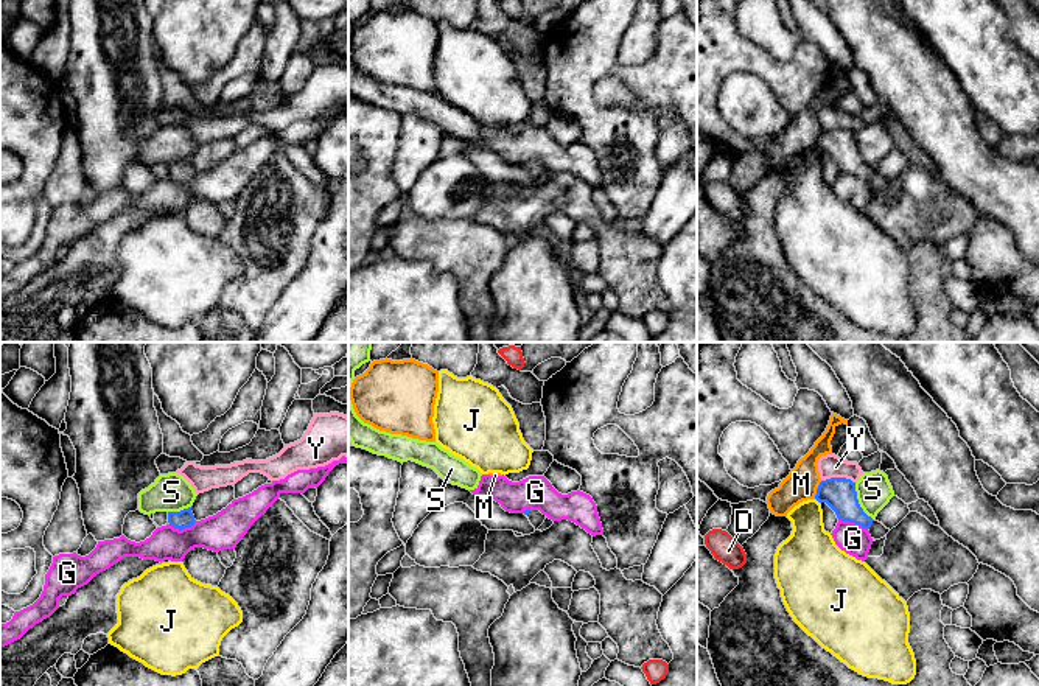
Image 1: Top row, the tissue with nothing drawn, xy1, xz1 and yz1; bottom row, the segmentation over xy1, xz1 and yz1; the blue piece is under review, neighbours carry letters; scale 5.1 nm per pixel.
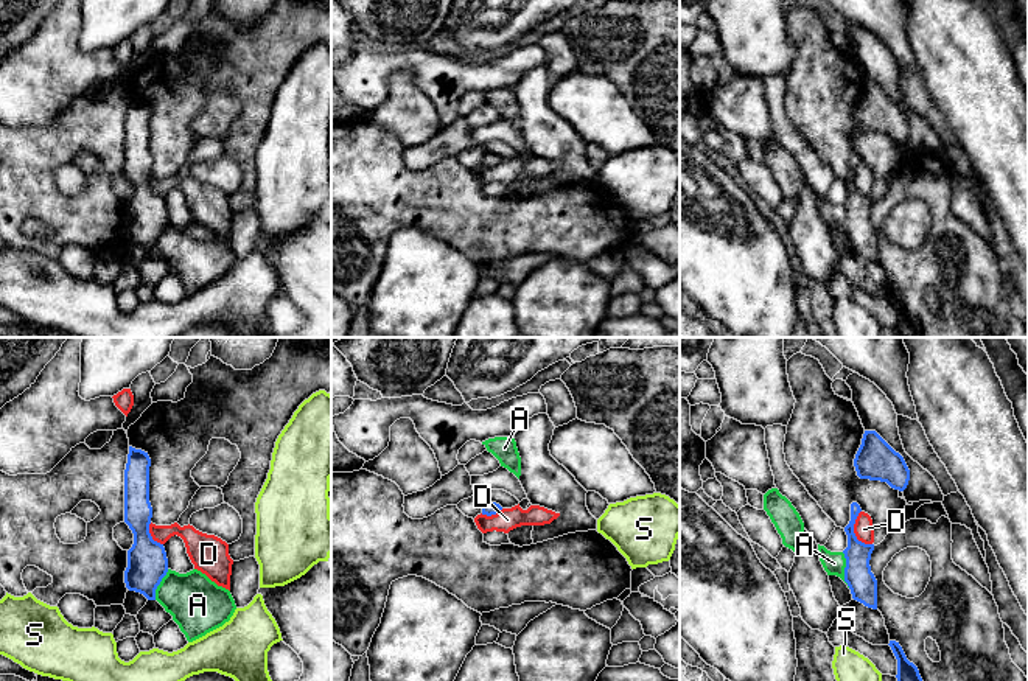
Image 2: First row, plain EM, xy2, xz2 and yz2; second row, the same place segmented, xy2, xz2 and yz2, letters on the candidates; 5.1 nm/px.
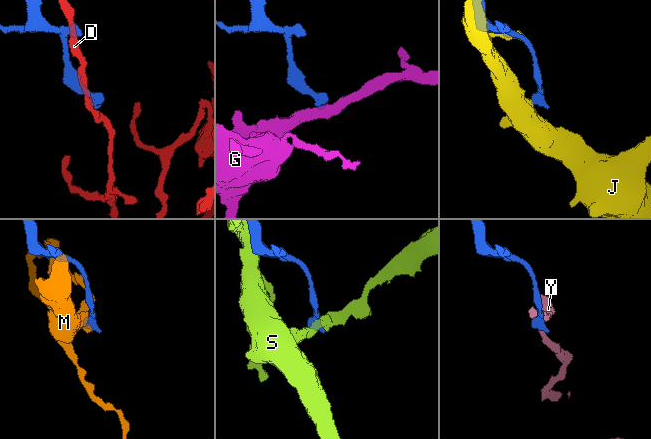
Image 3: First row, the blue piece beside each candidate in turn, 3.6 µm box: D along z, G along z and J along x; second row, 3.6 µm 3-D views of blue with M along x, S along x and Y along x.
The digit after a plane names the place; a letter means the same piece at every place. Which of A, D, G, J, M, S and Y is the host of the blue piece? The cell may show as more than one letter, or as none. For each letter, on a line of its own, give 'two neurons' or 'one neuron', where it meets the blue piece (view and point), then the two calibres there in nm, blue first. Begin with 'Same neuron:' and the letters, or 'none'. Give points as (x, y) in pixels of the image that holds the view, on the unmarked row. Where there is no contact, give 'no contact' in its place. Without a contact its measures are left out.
Same neuron: none
A: two neurons | yz2 (845, 221) | 140/120 nm
D: two neurons | yz2 (853, 184) | 140/110 nm
G: two neurons | yz1 (853, 173) | 170/160 nm
J: two neurons | yz1 (817, 151) | 170/240 nm
M: two neurons | yz1 (817, 142) | 170/170 nm
S: two neurons | yz1 (857, 153) | 170/180 nm
Y: two neurons | yz1 (839, 129) | 170/120 nm

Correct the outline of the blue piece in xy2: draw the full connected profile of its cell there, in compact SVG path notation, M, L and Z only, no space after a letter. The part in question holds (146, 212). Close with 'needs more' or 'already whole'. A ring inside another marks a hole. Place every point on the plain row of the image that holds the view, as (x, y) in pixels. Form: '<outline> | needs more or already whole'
M129 98L124 121L124 174L134 185L134 196L128 202L124 235L129 243L156 252L156 241L168 224L168 210L163 196L154 193L149 185L149 118L148 104Z | already whole

